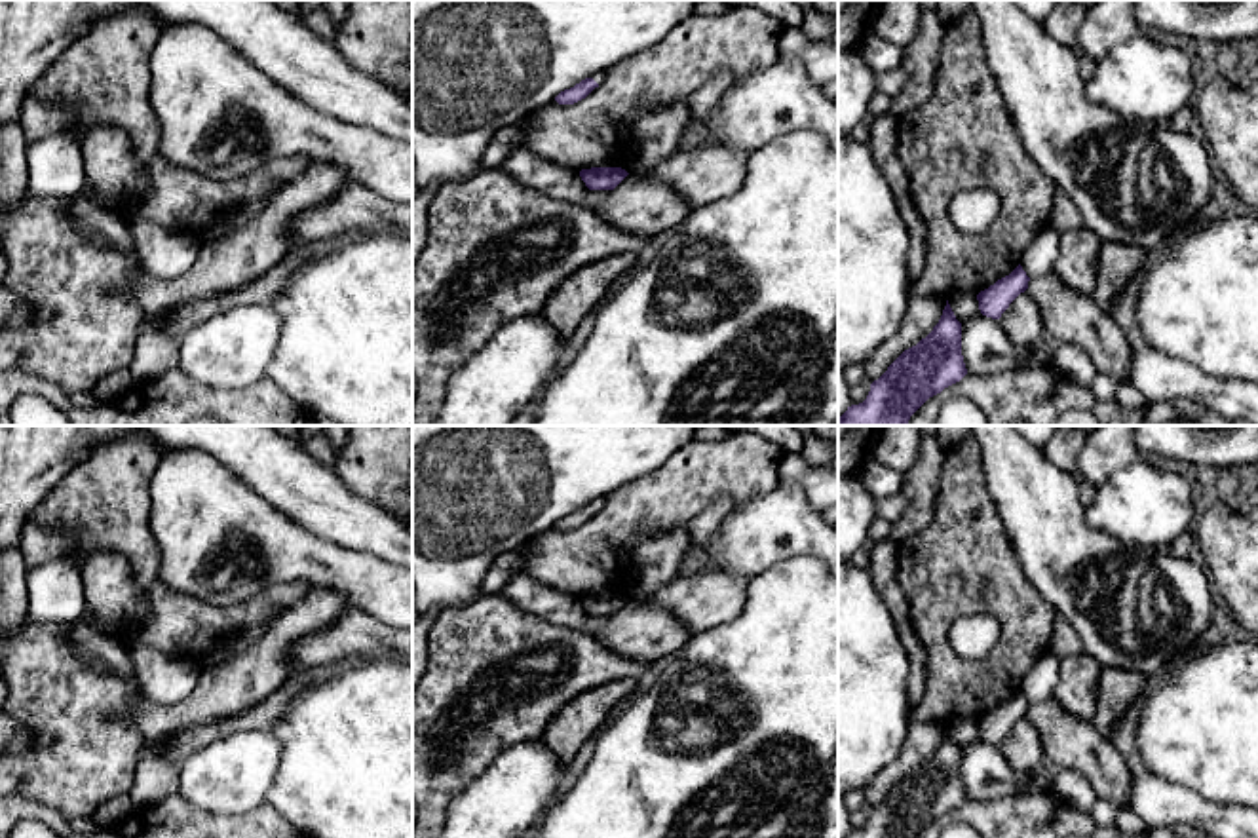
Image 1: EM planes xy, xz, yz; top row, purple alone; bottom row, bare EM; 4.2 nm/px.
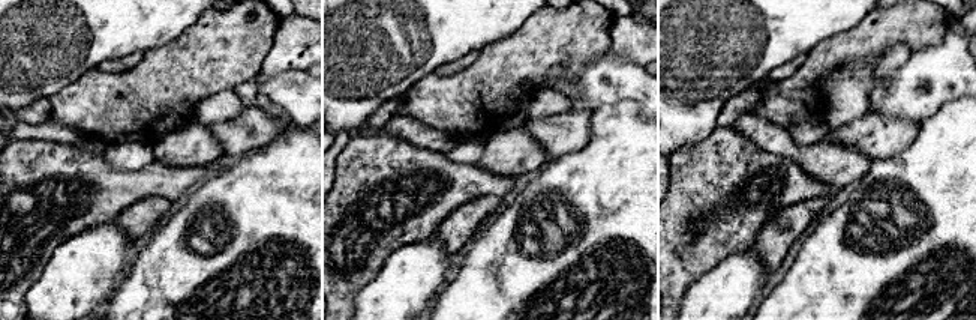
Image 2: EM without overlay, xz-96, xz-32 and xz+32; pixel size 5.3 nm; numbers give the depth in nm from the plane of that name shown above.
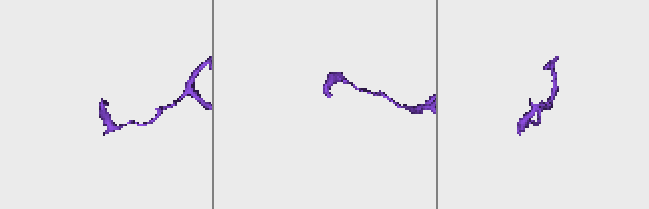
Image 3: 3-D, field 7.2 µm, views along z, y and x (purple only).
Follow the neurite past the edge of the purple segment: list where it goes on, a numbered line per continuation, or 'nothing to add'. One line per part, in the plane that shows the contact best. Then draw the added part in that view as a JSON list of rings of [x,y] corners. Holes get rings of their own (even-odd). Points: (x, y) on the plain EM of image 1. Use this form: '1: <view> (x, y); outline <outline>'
nothing to add

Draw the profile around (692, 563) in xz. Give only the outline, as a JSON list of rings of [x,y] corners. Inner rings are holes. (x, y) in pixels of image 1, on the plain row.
[[[686,549],[678,576],[697,576],[705,574],[705,564],[703,564],[703,551],[701,549]]]

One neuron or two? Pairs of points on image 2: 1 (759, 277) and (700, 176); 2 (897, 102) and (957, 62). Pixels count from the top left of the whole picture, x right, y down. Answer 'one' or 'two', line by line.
1: two
2: one

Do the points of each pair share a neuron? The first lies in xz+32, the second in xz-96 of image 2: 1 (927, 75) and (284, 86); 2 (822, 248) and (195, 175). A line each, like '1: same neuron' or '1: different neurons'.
1: same neuron
2: different neurons

